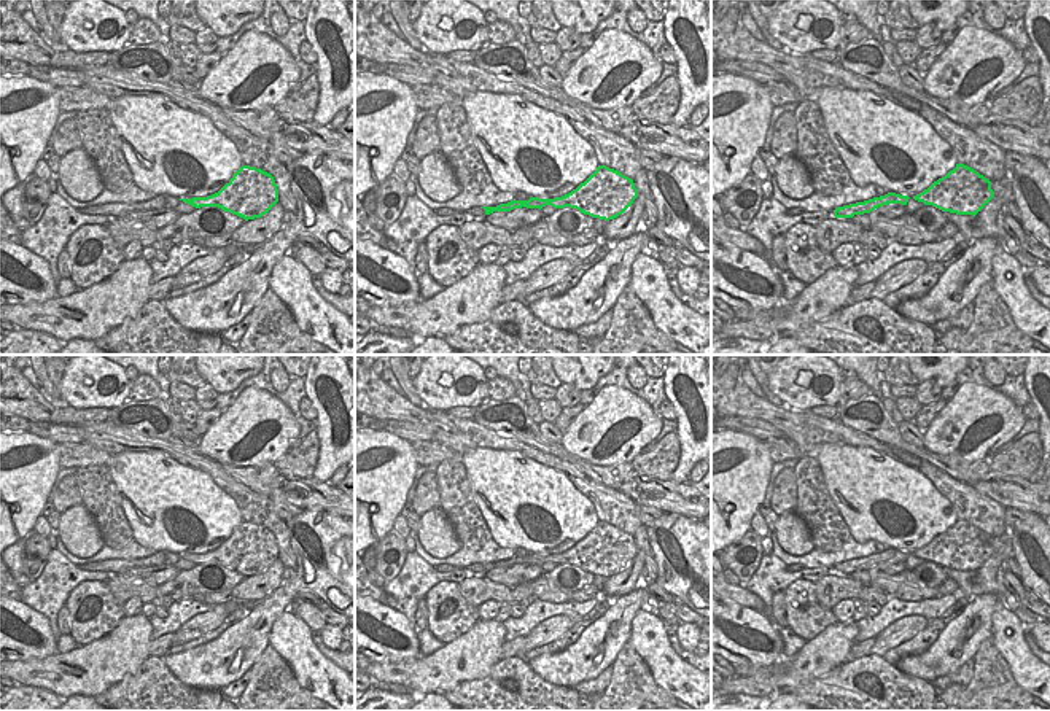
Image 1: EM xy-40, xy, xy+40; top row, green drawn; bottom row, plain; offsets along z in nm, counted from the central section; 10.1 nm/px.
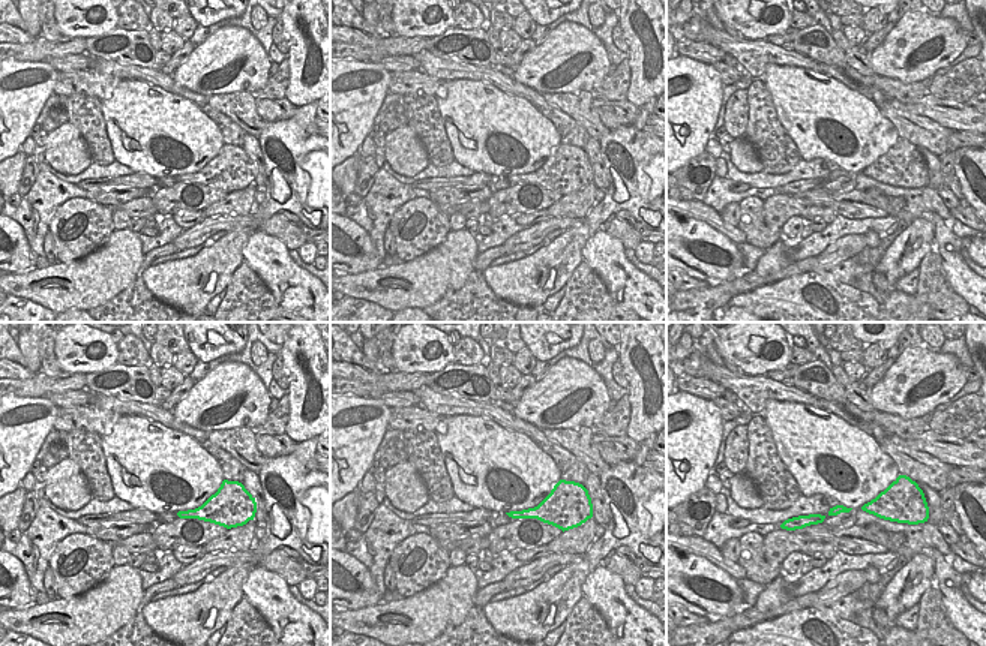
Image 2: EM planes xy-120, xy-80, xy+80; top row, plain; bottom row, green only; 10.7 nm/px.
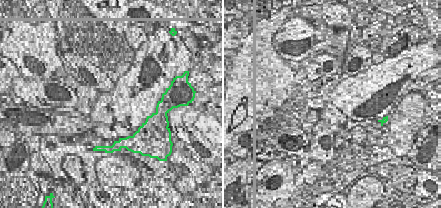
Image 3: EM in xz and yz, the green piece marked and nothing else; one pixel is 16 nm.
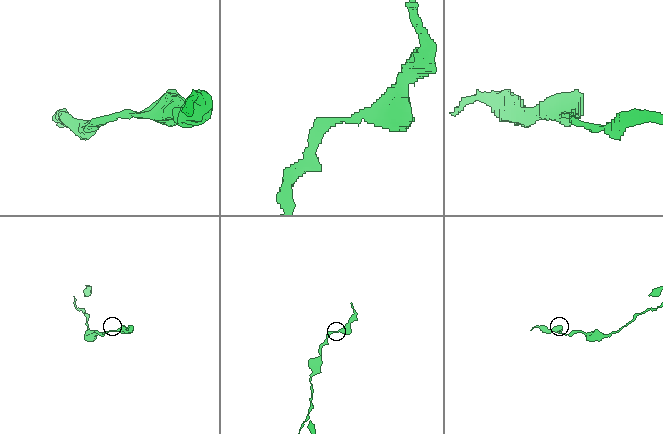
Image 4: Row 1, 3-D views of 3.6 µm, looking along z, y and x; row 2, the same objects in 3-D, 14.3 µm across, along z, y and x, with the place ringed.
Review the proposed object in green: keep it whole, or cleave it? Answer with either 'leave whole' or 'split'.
leave whole

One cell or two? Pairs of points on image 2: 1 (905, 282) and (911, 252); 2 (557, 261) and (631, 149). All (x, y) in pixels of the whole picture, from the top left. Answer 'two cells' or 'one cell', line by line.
1: two cells
2: one cell

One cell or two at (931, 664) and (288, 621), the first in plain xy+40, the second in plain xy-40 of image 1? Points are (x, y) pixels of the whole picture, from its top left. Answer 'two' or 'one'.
two

